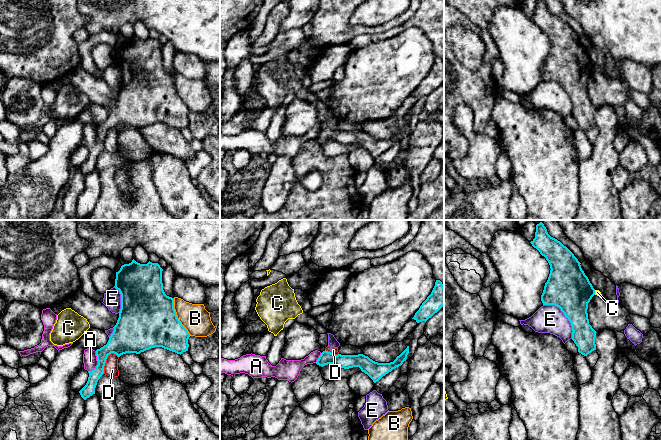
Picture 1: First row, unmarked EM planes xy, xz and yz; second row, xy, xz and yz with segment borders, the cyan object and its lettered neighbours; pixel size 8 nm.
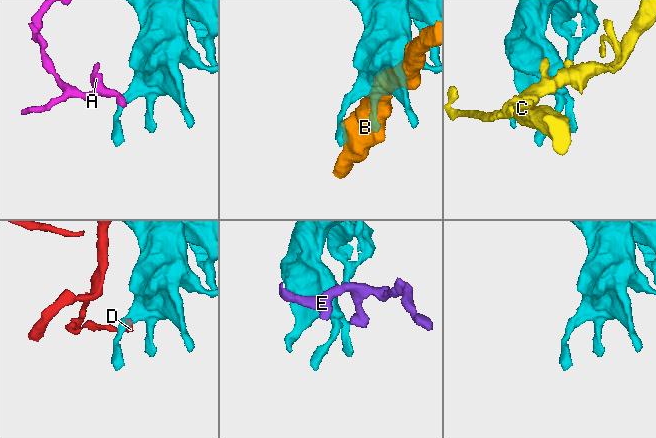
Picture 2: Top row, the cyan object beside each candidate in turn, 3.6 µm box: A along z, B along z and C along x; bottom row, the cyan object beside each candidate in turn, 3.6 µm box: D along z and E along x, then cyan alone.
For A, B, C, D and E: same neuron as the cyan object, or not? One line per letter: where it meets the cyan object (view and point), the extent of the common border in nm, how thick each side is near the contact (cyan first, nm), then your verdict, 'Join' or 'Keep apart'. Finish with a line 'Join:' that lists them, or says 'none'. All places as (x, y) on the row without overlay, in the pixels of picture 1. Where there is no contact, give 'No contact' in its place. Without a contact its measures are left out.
A: Touches cyan at xy (98, 139). Shared border 190 nm. Thickness 200 nm (cyan) against 110 nm. Keep apart
B: Touches cyan at xy (176, 93). Shared border 340 nm. Thickness 460 nm (cyan) against 220 nm. Keep apart
C: Touches cyan at yz (594, 68). Shared border 40 nm. Thickness 340 nm (cyan) against 50 nm. Keep apart
D: Touches cyan at xy (105, 137). Shared border 190 nm. Thickness 240 nm (cyan) against 110 nm. Keep apart
E: Touches cyan at yz (564, 90). Shared border 360 nm. Thickness 340 nm (cyan) against 220 nm. Keep apart
Join: none

